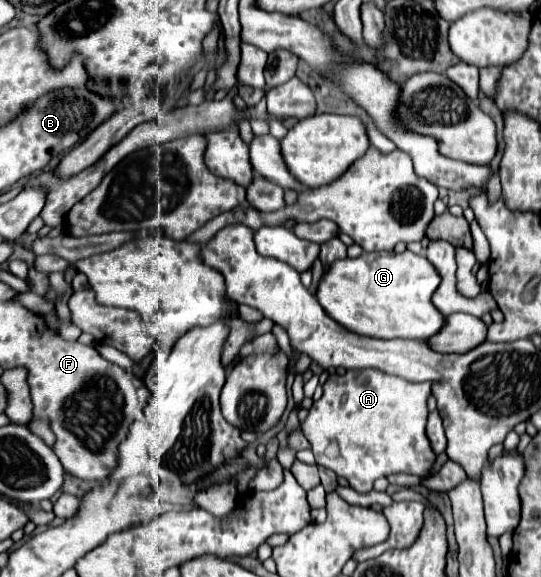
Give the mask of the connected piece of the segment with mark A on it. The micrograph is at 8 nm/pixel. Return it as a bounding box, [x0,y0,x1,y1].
[302,371,436,493]

